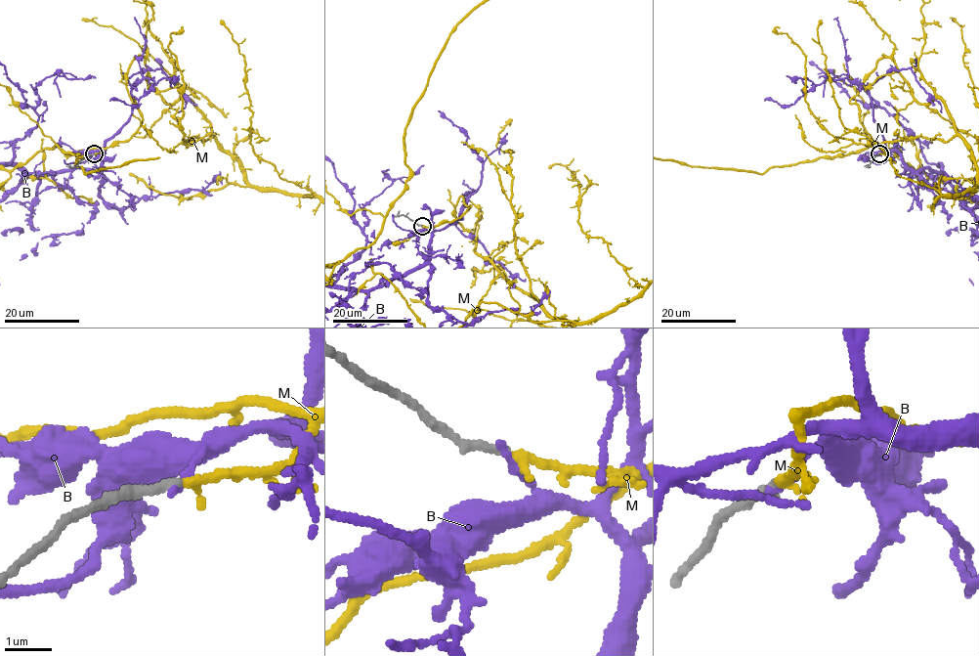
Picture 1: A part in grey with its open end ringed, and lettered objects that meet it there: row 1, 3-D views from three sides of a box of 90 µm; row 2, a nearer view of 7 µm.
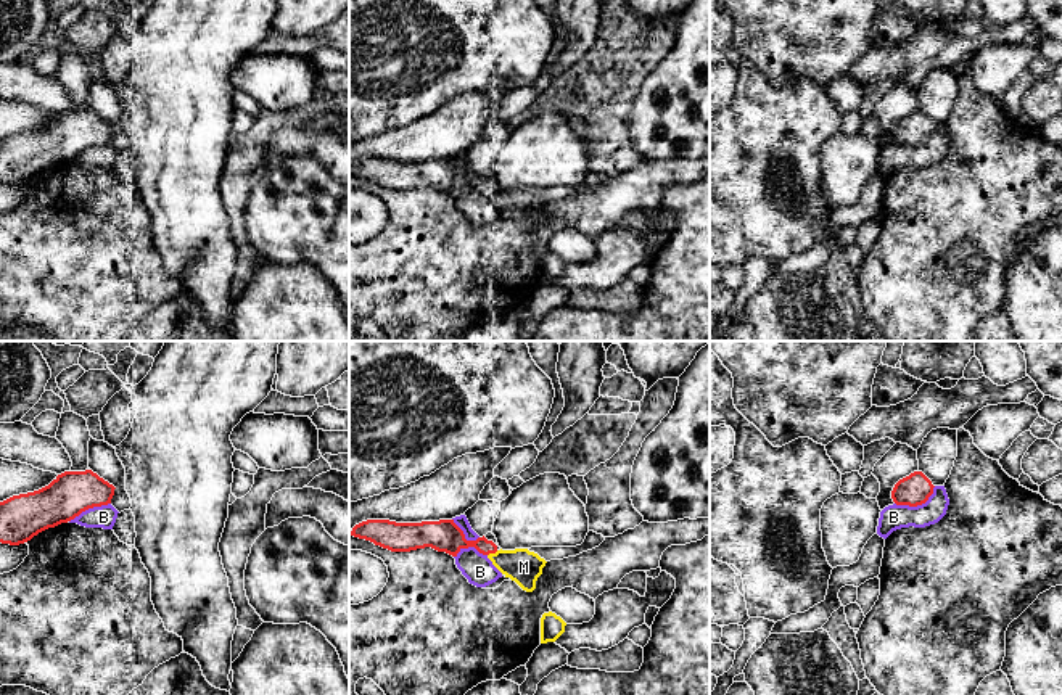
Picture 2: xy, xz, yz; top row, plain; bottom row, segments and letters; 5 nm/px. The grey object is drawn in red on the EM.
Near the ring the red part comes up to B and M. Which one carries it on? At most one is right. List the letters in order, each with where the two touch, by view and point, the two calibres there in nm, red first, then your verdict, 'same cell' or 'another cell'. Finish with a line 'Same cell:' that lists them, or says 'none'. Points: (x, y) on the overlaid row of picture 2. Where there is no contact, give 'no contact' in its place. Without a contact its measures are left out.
B: yz (917, 504) | 160/130 nm | another cell
M: xz (493, 552) | 160/170 nm | same cell
Same cell: M

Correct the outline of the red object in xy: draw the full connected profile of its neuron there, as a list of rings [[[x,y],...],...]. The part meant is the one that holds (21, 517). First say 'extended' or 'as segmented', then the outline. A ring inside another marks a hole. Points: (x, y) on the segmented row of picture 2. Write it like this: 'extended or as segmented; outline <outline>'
as segmented; outline [[[92,470],[64,471],[39,491],[0,502],[0,542],[24,544],[88,508],[108,505],[114,489]]]

